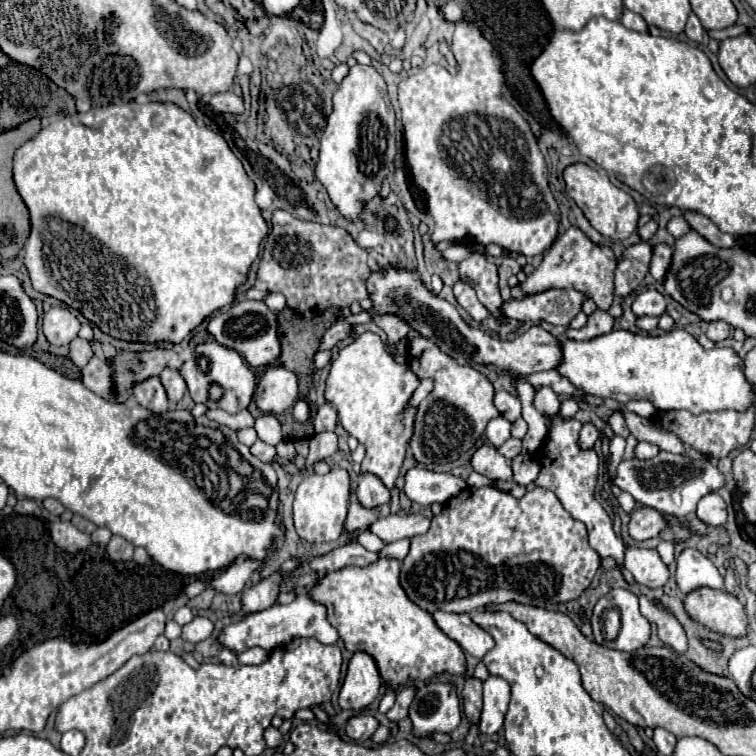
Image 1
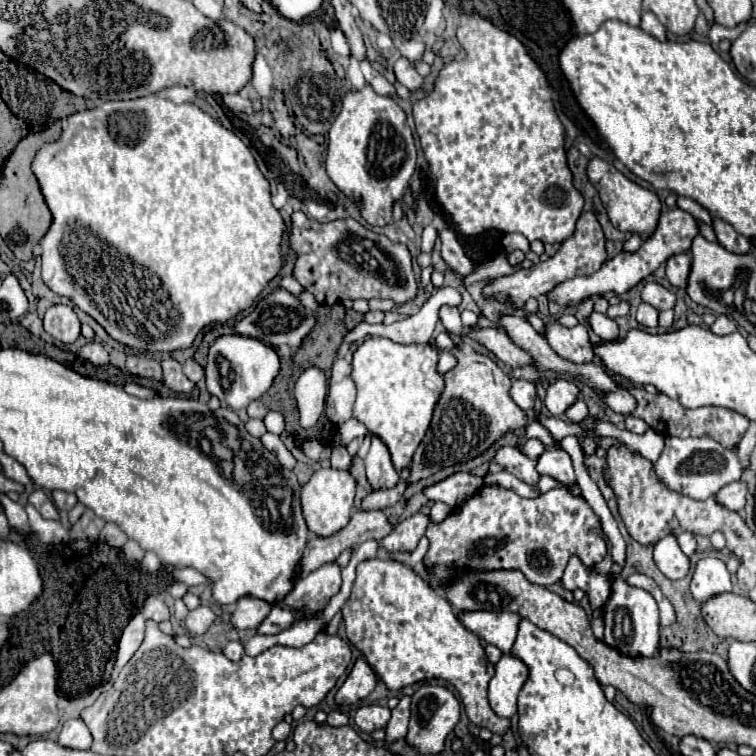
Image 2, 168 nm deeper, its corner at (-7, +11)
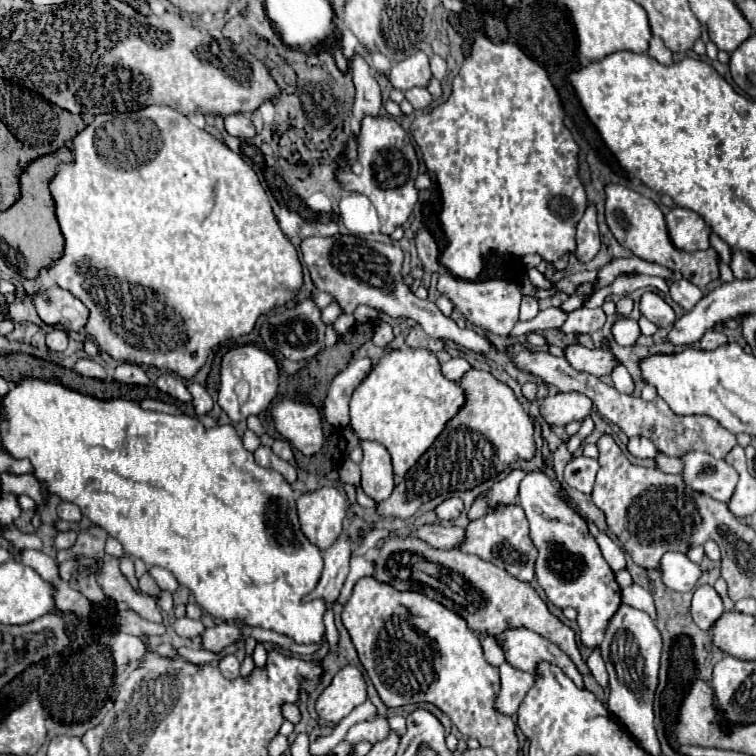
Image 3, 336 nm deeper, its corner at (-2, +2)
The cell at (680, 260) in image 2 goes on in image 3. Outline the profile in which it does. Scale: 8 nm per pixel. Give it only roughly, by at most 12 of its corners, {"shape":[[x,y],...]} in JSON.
{"shape":[[686,279],[670,283],[670,297],[690,311],[704,291]]}

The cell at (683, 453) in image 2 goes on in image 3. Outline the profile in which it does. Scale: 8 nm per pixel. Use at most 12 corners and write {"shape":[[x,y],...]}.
{"shape":[[690,451],[682,477],[688,487],[730,501],[738,473],[724,459]]}

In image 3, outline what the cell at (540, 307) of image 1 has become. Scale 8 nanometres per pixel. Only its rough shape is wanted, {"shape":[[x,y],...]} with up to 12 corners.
{"shape":[[684,207],[666,215],[672,243],[682,251],[710,247],[710,225]]}

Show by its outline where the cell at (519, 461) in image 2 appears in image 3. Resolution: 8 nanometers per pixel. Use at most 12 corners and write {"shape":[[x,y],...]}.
{"shape":[[540,471],[518,503],[538,585],[574,607],[580,645],[604,639],[620,585],[588,529]]}

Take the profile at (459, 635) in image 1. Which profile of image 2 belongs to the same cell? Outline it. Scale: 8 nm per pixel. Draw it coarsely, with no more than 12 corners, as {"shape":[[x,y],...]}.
{"shape":[[459,612],[467,630],[509,654],[521,616],[513,612]]}

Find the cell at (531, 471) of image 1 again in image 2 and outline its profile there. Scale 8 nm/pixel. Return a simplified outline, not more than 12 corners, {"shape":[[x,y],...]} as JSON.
{"shape":[[545,450],[535,460],[537,472],[567,484],[575,482],[565,450]]}

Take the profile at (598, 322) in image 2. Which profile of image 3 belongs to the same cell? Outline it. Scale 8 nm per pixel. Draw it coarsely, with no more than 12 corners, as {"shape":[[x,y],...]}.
{"shape":[[622,365],[614,367],[612,381],[620,393],[632,395],[634,381]]}

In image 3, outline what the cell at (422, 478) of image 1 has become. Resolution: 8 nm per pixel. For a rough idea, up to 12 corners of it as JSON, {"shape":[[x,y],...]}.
{"shape":[[458,497],[446,499],[436,507],[444,521],[458,519],[464,503]]}

